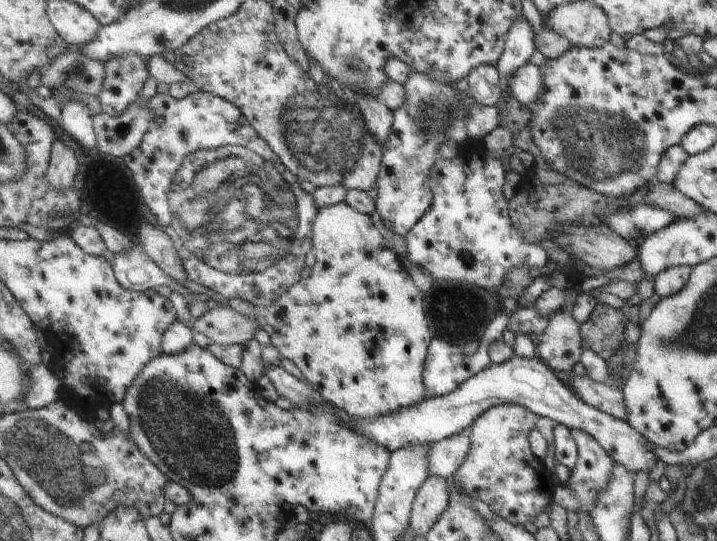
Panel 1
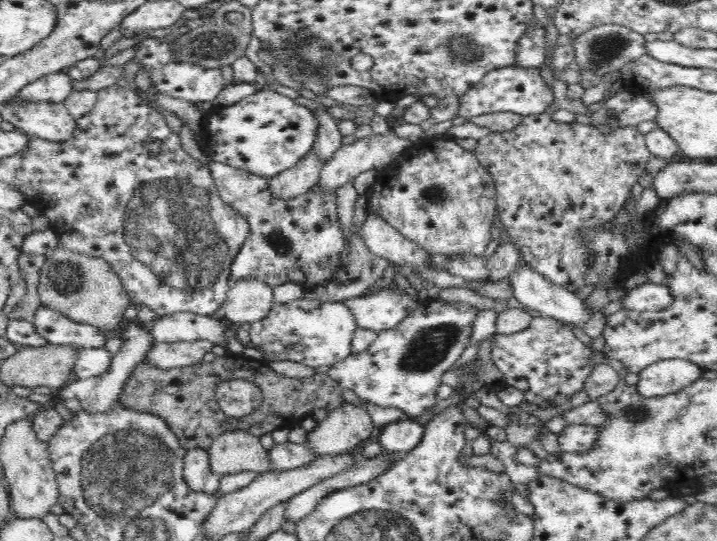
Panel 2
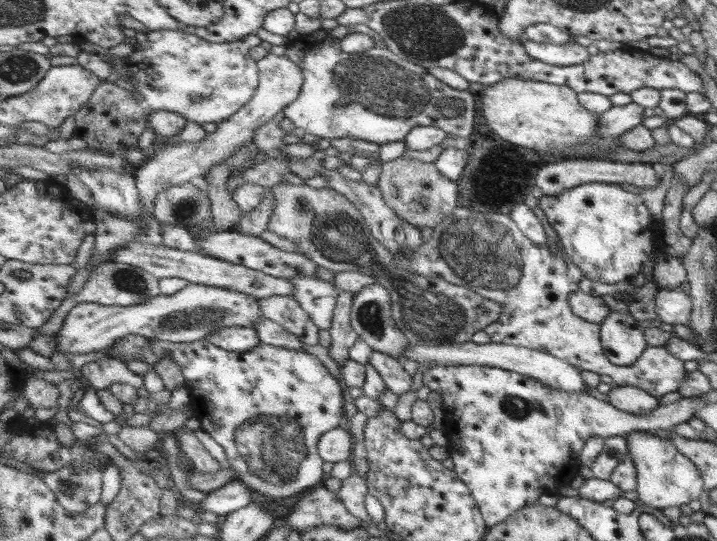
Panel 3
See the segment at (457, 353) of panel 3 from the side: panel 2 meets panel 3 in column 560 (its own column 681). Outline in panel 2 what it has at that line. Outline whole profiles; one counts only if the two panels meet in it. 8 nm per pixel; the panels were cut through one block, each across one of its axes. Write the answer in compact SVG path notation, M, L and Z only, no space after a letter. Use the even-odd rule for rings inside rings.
M673 358L650 364L639 373L638 391L645 397L678 392L700 378L698 363Z

